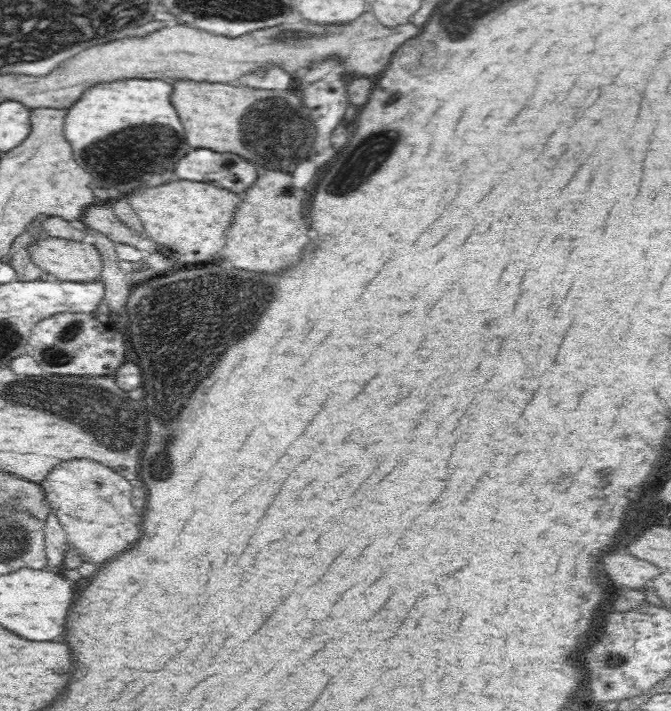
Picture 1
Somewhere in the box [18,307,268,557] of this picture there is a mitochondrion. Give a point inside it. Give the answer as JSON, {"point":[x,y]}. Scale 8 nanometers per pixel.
{"point":[57,354]}

